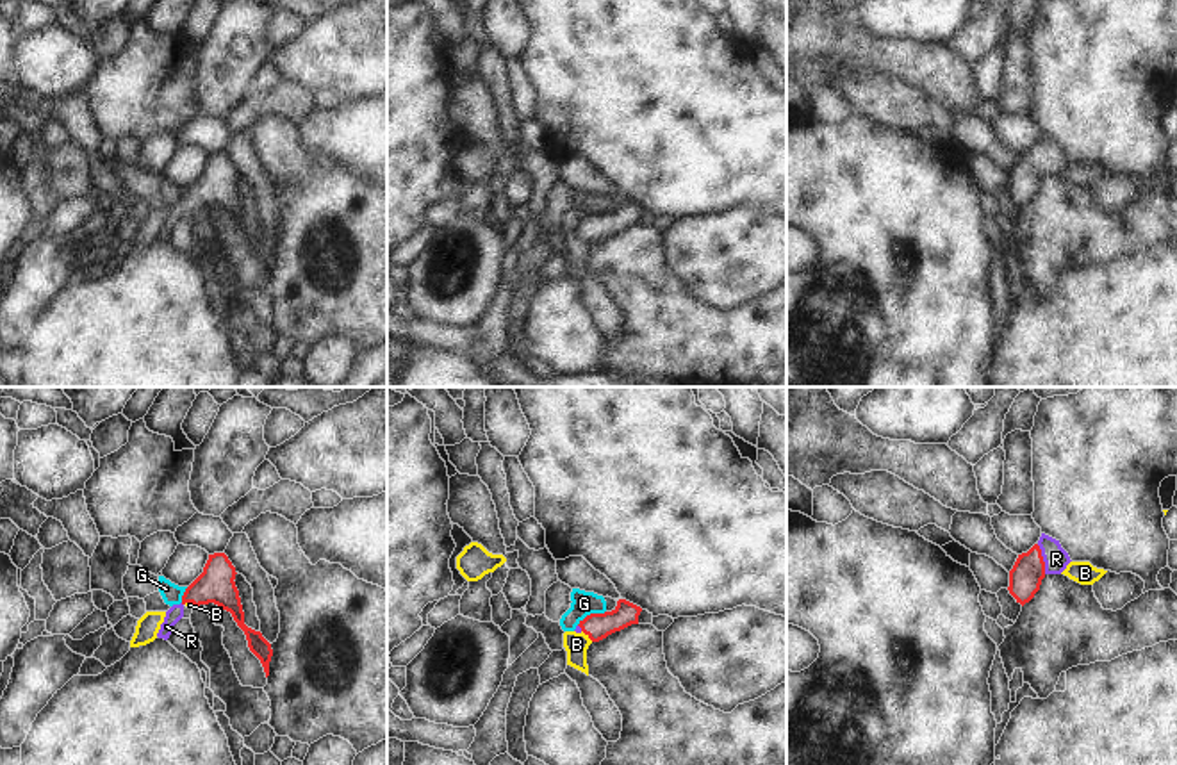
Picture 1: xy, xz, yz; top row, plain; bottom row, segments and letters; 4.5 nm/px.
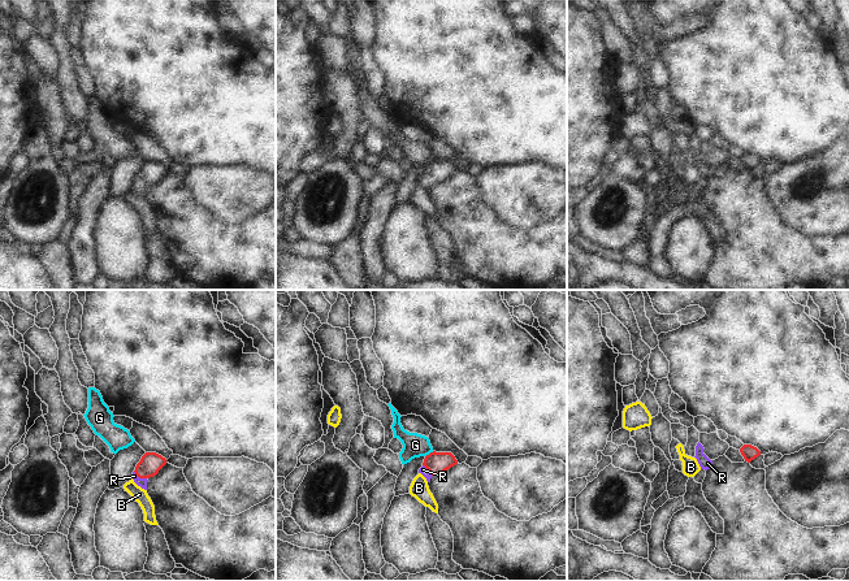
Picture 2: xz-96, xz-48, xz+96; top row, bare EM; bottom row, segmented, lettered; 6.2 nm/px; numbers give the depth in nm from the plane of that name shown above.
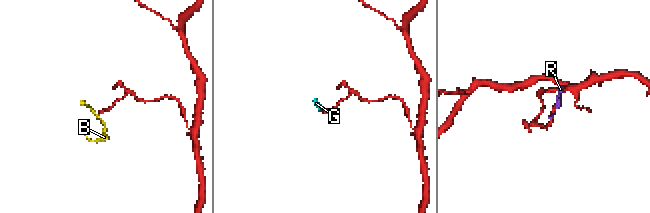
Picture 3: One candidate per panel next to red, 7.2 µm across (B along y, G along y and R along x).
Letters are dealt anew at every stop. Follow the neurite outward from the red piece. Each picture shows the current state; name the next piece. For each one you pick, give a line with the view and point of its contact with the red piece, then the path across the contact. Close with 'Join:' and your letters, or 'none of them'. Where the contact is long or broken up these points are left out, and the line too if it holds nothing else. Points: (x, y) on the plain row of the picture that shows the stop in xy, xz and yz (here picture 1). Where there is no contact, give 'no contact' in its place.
R: yz (1042, 159) | across yz (1026, 177), (1042, 159), (1056, 159)
Join: R

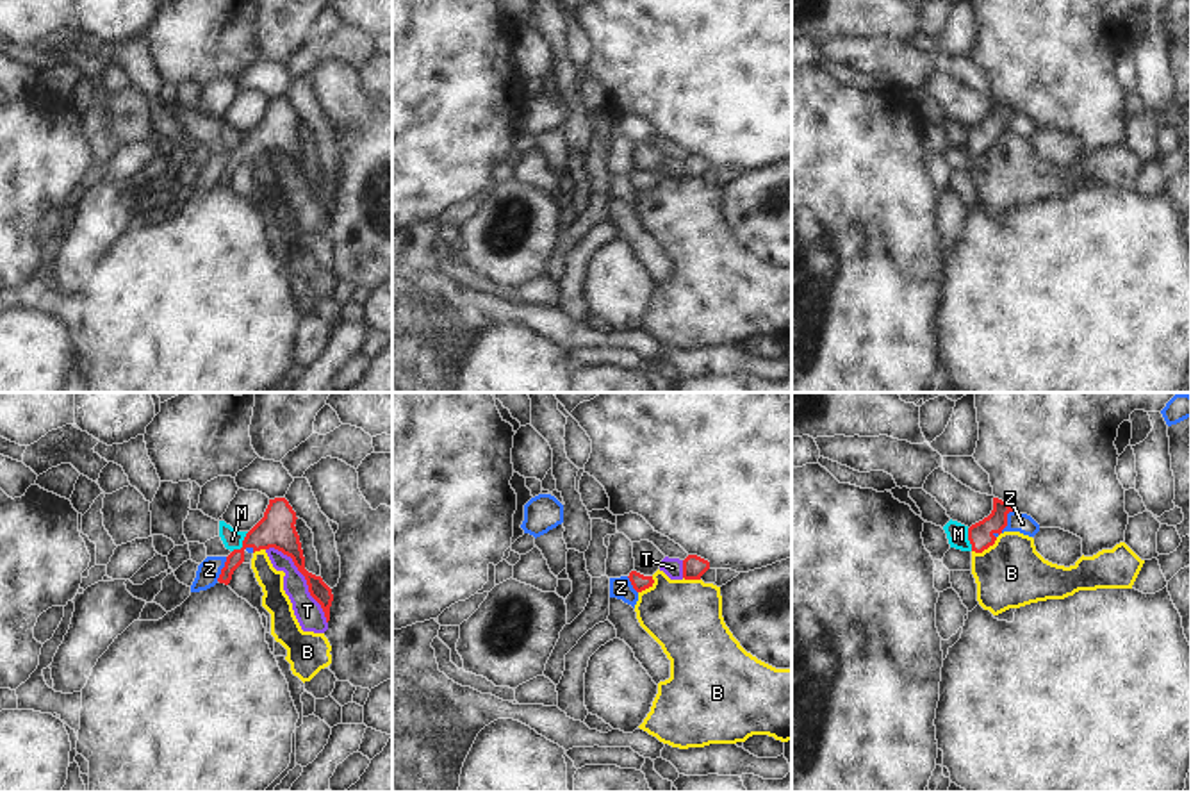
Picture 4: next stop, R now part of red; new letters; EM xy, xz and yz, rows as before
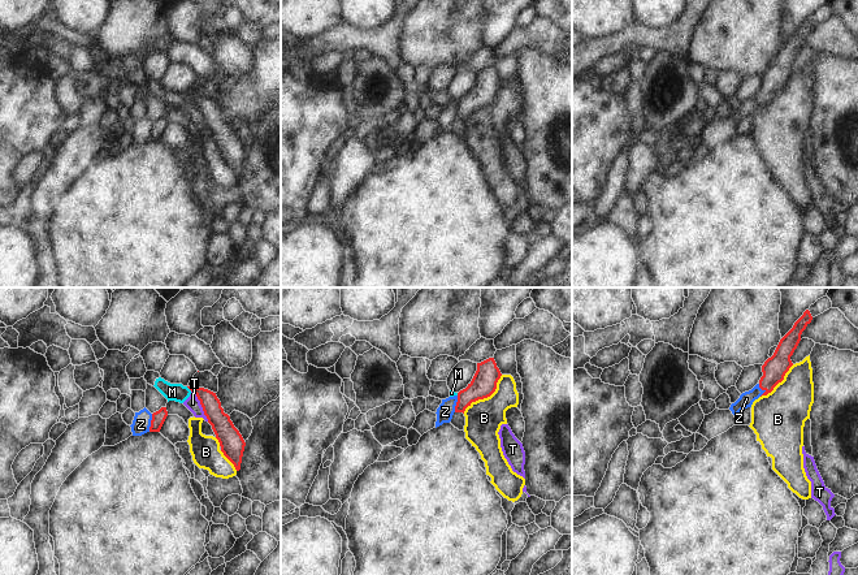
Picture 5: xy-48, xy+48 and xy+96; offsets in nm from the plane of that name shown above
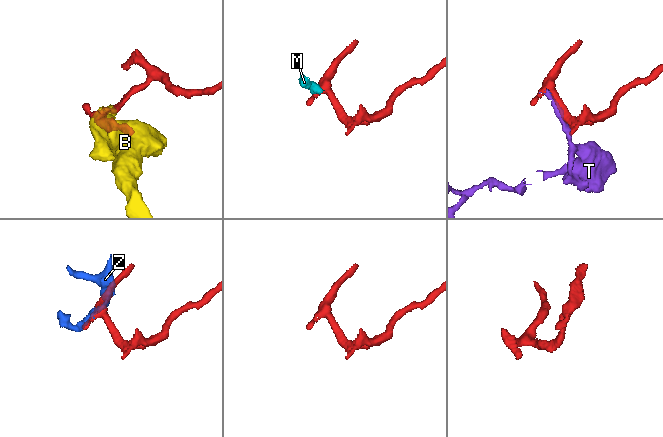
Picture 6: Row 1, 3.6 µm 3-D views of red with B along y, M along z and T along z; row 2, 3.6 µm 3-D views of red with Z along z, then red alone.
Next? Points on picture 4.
Join: none of them

